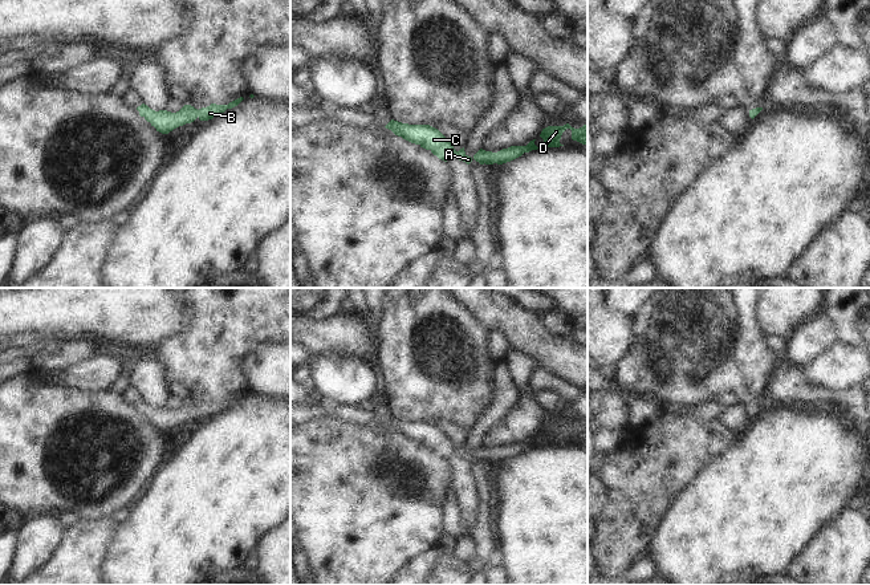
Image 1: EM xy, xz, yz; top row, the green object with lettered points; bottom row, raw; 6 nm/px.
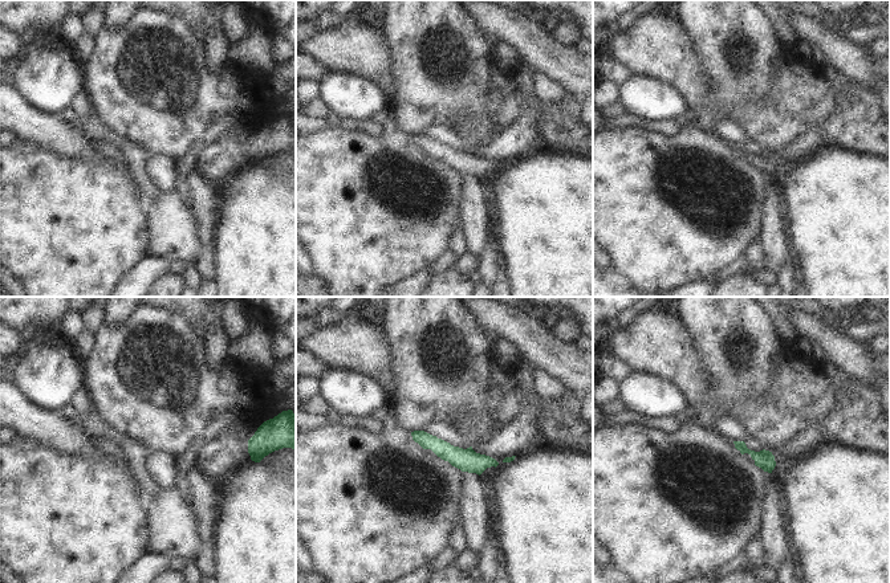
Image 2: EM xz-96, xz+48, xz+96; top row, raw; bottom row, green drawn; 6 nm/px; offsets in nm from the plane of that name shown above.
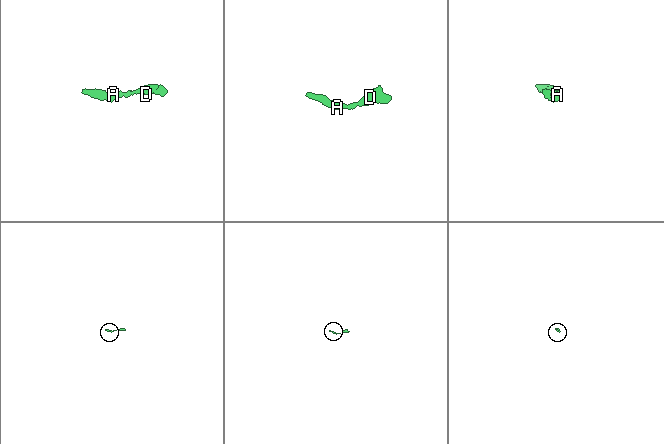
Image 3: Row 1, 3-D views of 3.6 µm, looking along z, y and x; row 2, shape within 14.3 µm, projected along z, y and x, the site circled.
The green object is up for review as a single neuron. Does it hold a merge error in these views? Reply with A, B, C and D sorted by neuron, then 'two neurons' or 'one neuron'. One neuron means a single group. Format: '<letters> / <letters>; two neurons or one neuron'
A B C D; one neuron

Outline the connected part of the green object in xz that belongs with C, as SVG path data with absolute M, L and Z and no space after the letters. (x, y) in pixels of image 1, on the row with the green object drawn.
M391 119L385 127L403 139L430 150L434 155L444 162L451 158L456 158L467 164L469 164L473 159L480 164L503 164L521 157L524 153L538 149L534 145L536 139L533 139L527 146L511 146L497 153L480 149L471 158L466 154L464 147L456 151L451 142L438 129L430 125L408 125Z

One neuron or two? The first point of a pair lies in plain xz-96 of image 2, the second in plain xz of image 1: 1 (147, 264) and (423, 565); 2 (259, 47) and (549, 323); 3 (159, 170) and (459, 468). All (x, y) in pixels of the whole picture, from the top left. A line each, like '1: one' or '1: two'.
1: one
2: one
3: one

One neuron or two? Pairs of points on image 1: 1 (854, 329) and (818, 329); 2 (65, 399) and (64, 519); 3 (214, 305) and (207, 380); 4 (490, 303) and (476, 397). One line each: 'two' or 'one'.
1: two
2: two
3: one
4: two

